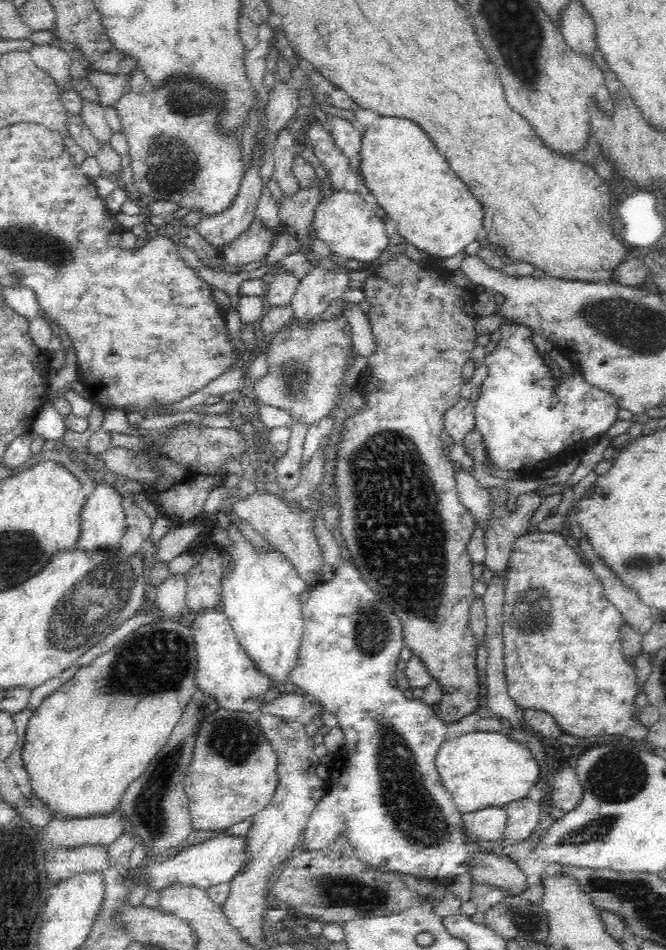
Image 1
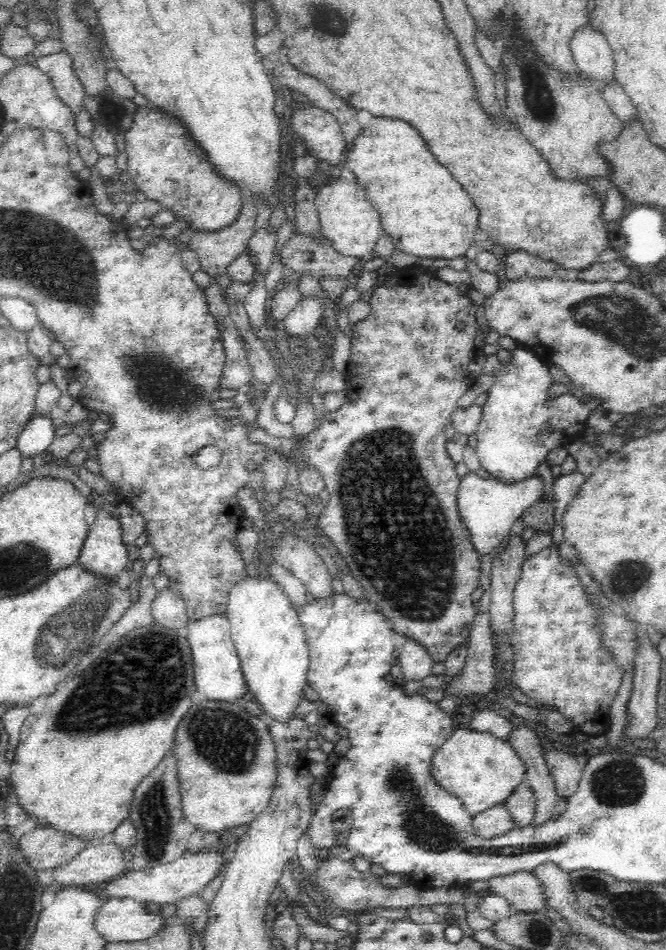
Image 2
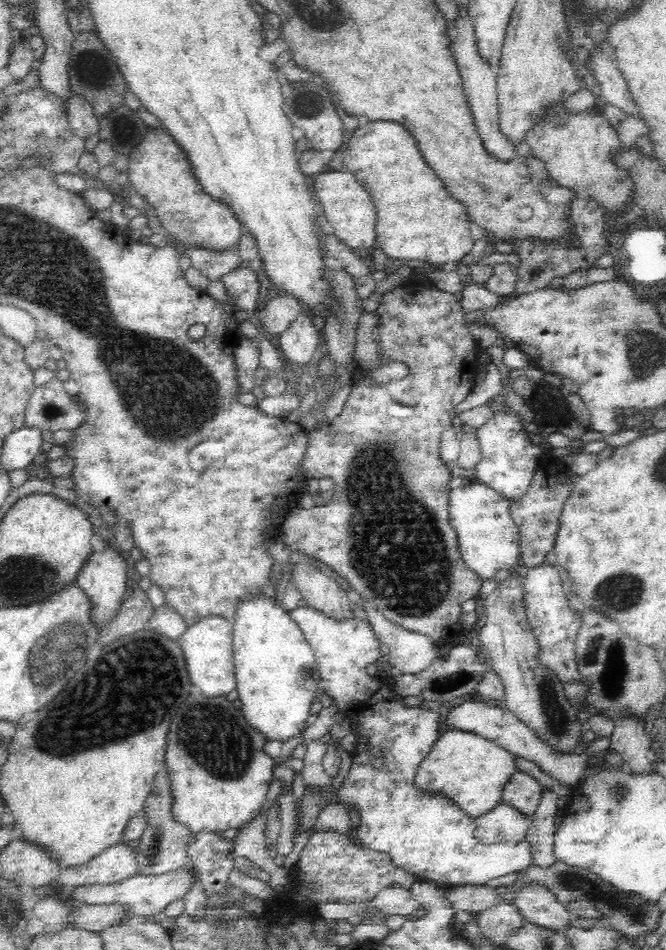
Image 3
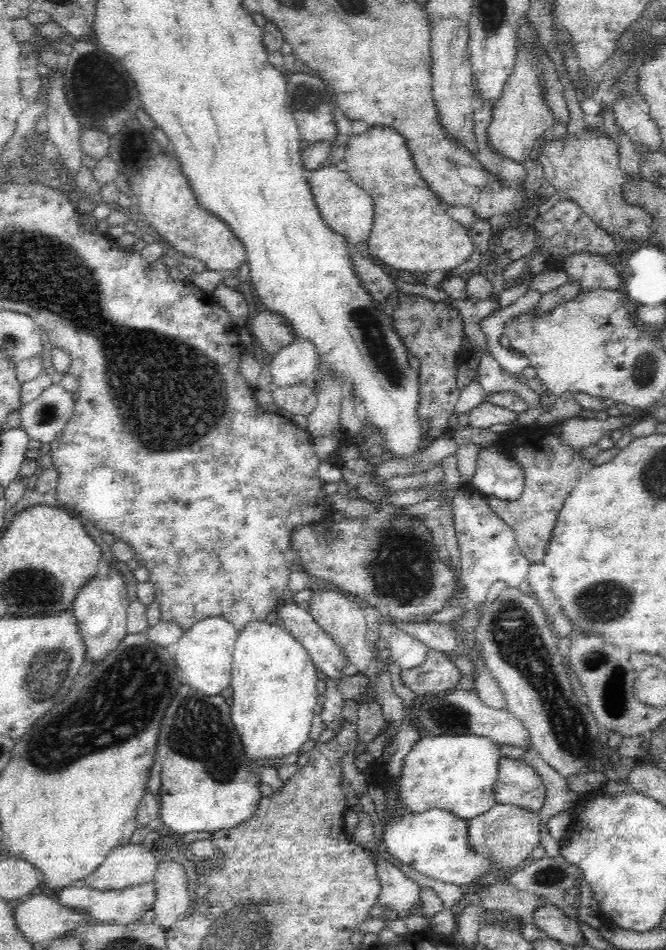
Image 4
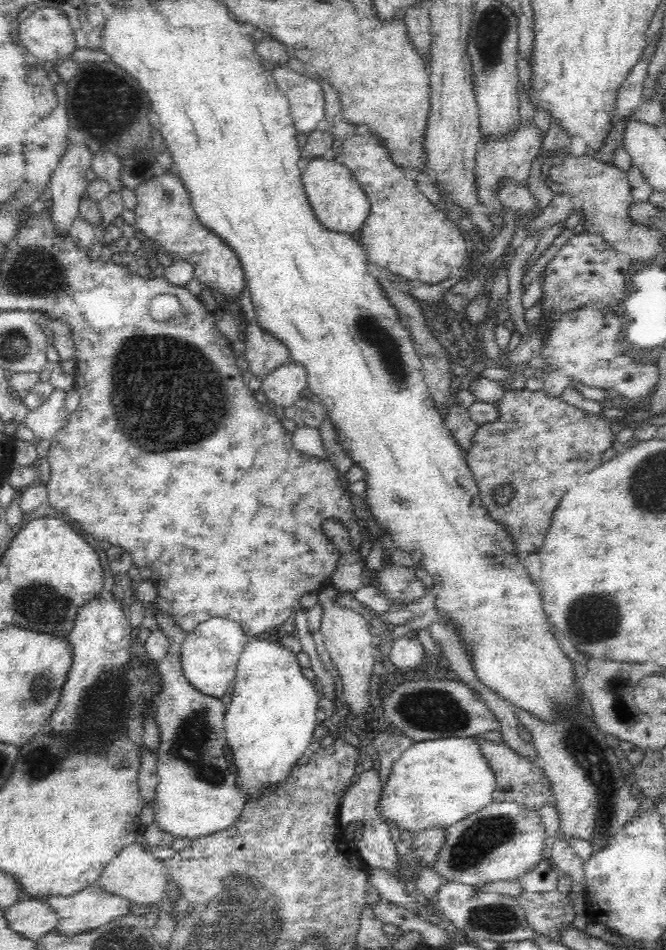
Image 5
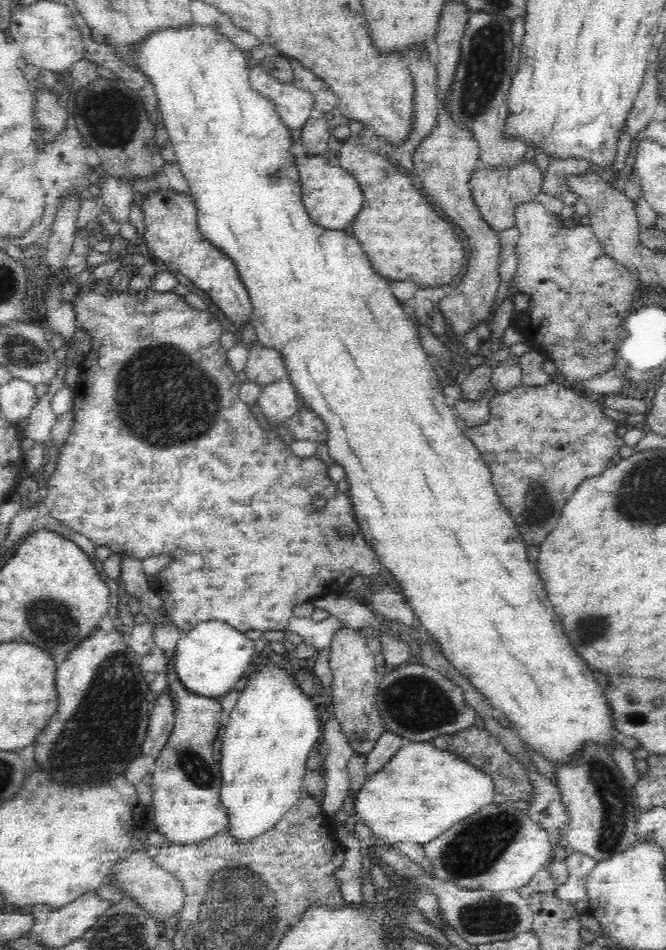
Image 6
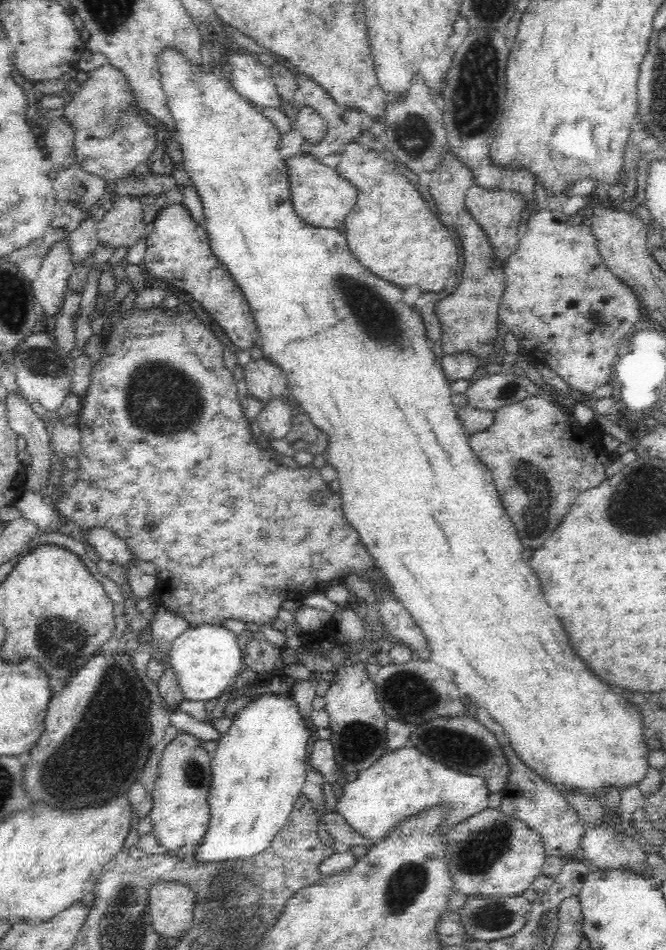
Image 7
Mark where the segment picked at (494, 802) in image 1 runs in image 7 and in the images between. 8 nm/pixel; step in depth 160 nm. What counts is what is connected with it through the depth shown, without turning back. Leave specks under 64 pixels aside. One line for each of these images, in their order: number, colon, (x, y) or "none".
2: (482, 770)
3: (472, 771)
4: (456, 773)
5: (435, 782)
6: (423, 791)
7: (404, 784)

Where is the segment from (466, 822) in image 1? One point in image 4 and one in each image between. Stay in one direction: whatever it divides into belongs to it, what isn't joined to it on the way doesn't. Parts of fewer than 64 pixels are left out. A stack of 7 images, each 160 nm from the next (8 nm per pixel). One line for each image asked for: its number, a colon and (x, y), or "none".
2: (495, 821)
3: (503, 824)
4: (508, 833)

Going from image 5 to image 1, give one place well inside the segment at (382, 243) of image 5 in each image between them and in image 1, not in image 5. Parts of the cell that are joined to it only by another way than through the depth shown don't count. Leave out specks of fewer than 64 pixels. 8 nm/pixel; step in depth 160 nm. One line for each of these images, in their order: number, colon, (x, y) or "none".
1: (431, 208)
2: (427, 213)
3: (418, 219)
4: (412, 232)

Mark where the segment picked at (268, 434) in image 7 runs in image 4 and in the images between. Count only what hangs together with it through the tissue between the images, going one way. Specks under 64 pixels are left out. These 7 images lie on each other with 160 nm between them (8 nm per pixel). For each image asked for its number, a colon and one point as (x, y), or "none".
4: (291, 366)
5: (282, 386)
6: (278, 401)

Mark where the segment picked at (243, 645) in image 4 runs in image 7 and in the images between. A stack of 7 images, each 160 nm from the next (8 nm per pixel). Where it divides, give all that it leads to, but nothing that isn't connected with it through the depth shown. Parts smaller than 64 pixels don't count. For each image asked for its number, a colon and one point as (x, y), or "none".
5: (270, 720)
6: (272, 729)
7: (259, 767)

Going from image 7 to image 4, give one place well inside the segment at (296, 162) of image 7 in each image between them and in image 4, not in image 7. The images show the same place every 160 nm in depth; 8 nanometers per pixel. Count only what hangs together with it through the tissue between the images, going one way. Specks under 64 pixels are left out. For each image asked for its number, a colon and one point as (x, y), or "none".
4: (347, 208)
5: (335, 196)
6: (332, 197)

